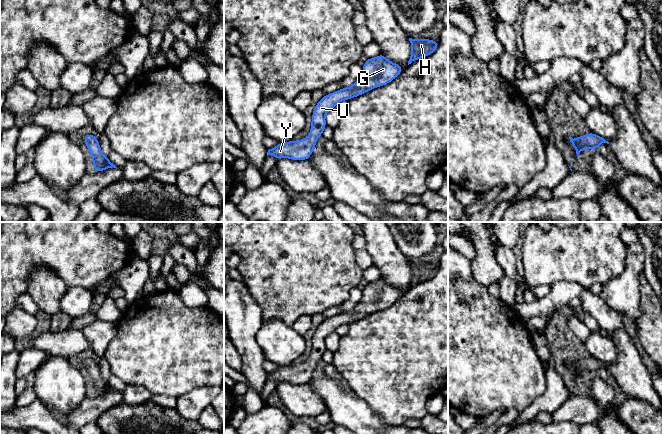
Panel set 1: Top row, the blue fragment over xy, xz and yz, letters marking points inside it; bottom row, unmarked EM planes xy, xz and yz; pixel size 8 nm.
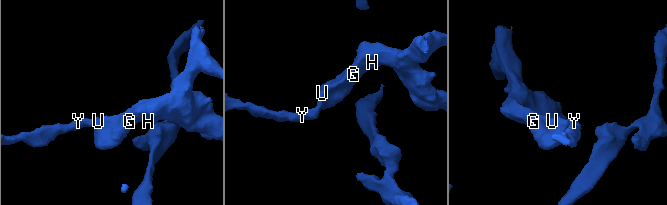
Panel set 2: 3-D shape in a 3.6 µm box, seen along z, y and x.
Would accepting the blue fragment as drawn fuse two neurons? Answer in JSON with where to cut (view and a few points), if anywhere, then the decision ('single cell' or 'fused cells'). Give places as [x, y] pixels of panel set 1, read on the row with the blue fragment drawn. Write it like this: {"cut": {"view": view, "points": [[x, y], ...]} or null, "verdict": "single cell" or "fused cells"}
{"cut": null, "verdict": "single cell"}

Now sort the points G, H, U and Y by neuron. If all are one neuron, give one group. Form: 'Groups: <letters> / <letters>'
Groups: G H U Y

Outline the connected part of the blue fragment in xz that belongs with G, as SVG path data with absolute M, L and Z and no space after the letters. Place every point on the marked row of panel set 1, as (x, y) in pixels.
M380 54L375 58L366 59L360 78L352 85L331 94L326 94L316 105L312 114L309 135L298 141L279 143L267 152L277 160L289 158L292 160L309 160L313 153L316 140L322 136L326 127L325 116L340 101L349 100L368 91L384 86L395 79L402 72L402 66L395 64Z

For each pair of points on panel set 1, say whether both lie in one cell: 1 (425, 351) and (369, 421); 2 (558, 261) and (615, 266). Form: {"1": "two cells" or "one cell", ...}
{"1": "two cells", "2": "one cell"}

